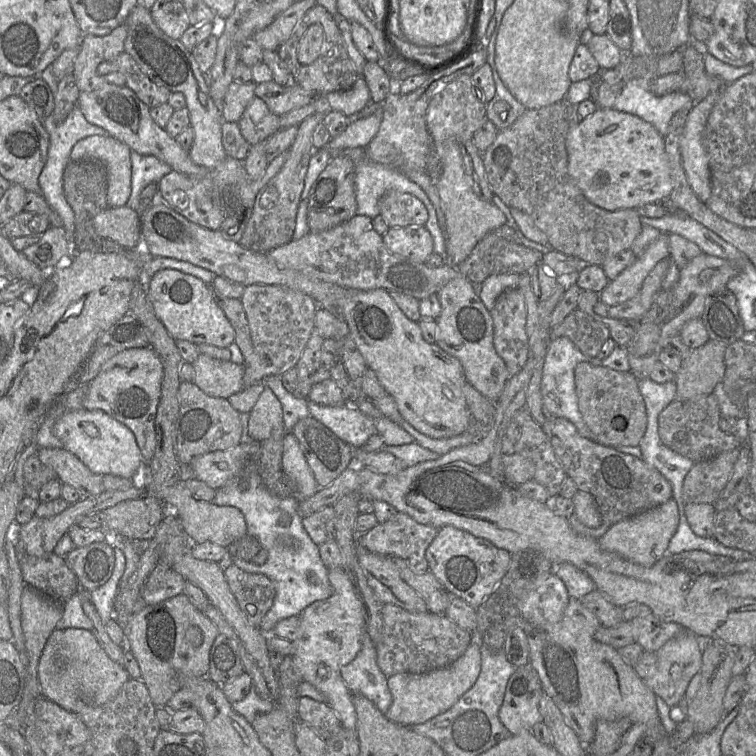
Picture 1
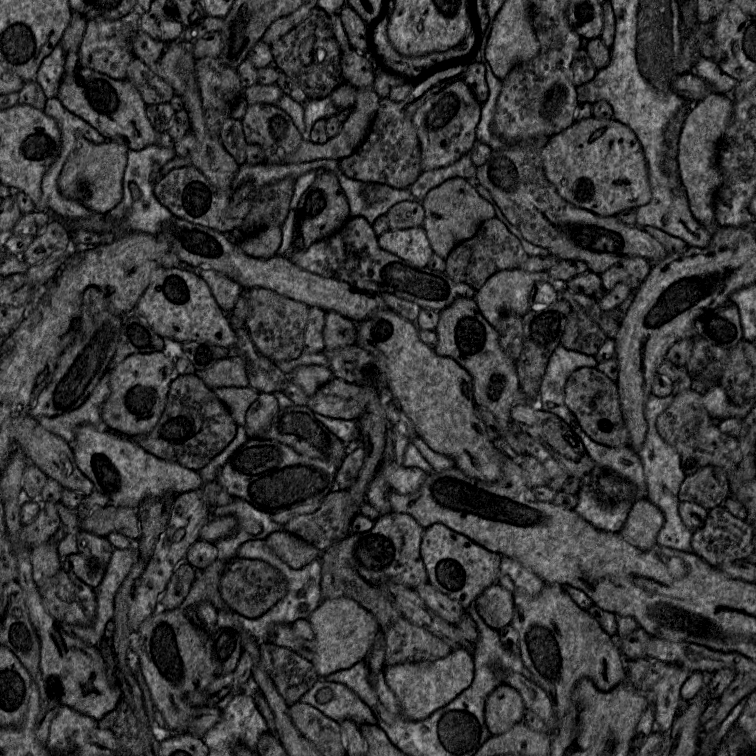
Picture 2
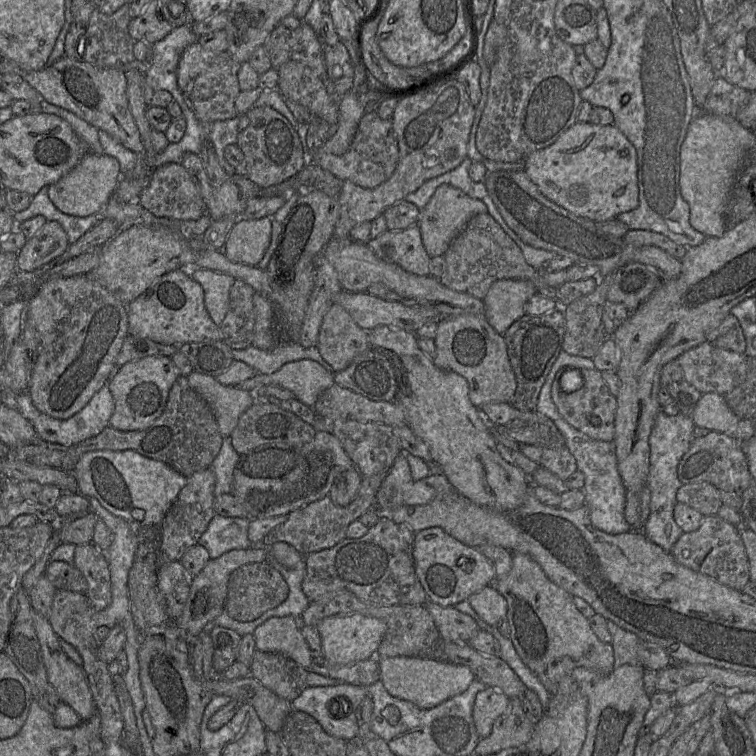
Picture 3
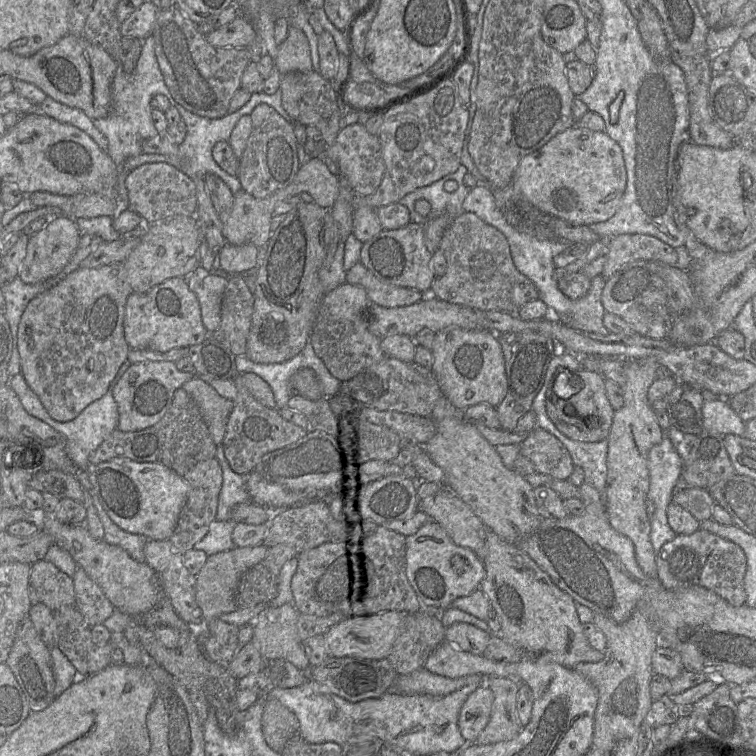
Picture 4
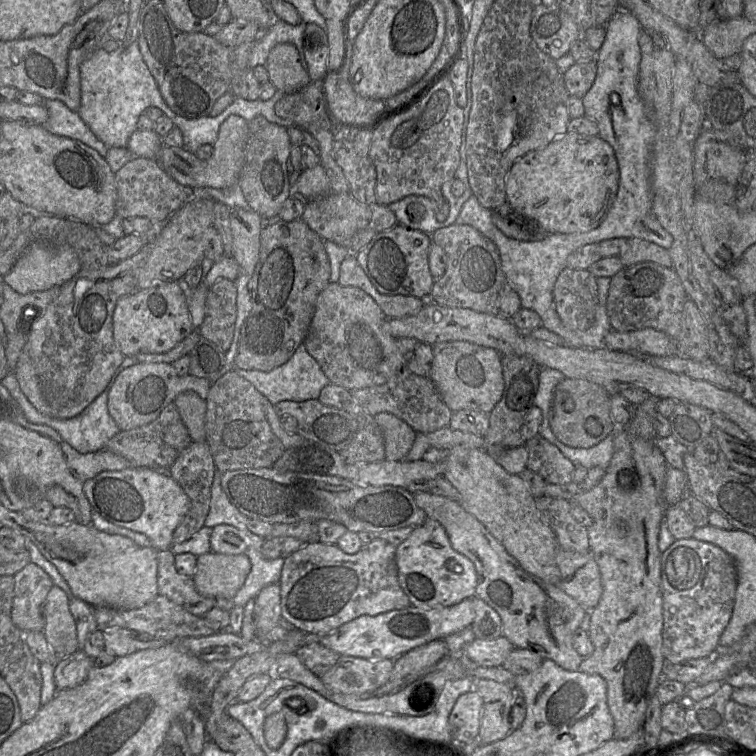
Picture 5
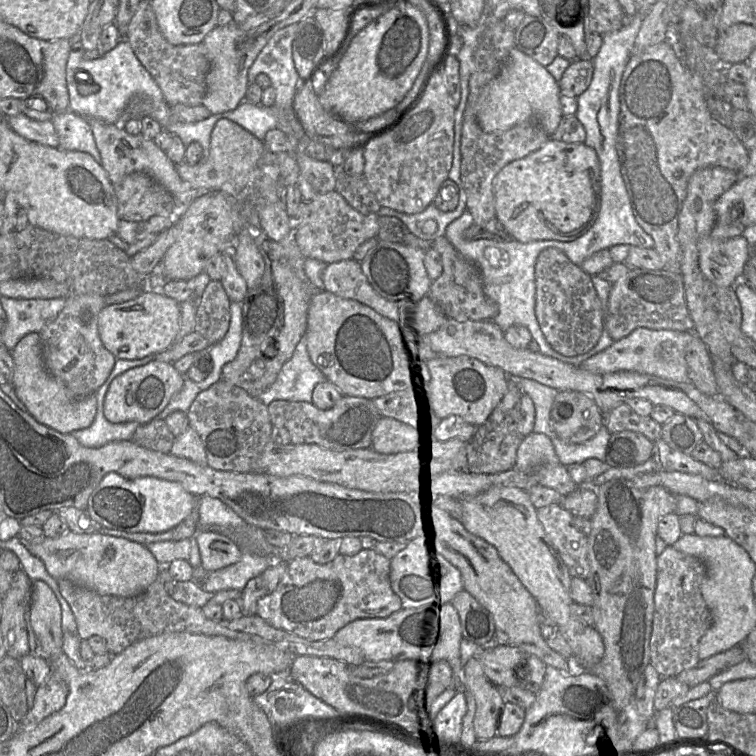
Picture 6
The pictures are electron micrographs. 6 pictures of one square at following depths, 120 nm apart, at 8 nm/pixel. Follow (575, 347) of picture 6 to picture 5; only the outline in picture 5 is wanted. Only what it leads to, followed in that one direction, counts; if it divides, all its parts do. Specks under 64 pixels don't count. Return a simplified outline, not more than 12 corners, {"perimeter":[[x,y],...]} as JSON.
{"perimeter":[[566,267],[553,298],[563,325],[586,331],[598,304],[596,277]]}

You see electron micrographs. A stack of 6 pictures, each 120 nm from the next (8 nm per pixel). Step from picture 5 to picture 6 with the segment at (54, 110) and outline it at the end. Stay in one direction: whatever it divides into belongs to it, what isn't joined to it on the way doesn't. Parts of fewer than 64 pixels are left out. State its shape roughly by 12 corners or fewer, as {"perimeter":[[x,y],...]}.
{"perimeter":[[67,110],[51,122],[57,148],[101,156],[87,118]]}

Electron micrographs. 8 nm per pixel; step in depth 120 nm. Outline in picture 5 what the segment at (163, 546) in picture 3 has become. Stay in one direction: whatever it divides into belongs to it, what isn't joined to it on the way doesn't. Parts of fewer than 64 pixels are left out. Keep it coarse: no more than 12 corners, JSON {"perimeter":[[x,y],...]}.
{"perimeter":[[192,441],[168,473],[190,499],[172,543],[203,526],[216,466],[208,444]]}

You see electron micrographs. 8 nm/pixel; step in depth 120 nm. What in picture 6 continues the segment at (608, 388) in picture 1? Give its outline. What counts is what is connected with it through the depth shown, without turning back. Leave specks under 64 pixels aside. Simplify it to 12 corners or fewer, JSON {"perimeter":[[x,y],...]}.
{"perimeter":[[564,390],[550,420],[558,438],[597,435],[605,416],[590,395]]}

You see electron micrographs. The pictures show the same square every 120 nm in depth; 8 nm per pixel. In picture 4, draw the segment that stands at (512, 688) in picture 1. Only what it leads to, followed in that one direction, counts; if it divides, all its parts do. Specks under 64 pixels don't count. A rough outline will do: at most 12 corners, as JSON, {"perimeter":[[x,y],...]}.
{"perimeter":[[481,686],[458,718],[461,735],[475,743],[487,726],[493,692]]}

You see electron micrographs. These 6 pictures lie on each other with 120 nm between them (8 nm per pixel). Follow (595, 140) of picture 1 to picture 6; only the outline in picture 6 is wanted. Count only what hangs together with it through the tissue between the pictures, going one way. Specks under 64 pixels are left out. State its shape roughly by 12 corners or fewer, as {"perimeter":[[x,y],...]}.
{"perimeter":[[549,139],[493,181],[516,241],[574,241],[600,206],[596,151]]}

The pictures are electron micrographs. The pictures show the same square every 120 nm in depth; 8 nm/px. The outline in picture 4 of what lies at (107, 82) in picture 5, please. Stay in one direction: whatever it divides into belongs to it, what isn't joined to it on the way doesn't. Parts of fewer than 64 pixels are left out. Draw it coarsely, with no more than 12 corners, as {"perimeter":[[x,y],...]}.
{"perimeter":[[143,39],[134,71],[118,67],[110,114],[93,120],[118,169],[159,134],[151,120],[156,95],[172,98]]}

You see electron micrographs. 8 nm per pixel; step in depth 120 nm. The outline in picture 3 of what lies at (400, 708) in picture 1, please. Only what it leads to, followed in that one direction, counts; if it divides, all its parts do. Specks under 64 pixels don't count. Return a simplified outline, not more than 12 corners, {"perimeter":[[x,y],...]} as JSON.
{"perimeter":[[378,658],[390,695],[421,709],[465,692],[476,678],[448,660]]}

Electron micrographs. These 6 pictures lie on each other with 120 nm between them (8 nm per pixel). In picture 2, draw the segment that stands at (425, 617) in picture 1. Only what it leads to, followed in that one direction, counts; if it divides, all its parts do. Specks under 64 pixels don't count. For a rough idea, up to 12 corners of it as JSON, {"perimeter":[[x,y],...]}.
{"perimeter":[[400,617],[385,632],[385,666],[432,662],[454,650]]}

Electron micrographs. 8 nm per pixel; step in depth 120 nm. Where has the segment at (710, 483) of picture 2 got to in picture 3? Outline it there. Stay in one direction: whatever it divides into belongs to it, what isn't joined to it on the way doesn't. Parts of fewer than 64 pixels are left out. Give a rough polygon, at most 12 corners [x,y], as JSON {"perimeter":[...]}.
{"perimeter":[[708,482],[682,484],[676,500],[716,515],[723,504]]}

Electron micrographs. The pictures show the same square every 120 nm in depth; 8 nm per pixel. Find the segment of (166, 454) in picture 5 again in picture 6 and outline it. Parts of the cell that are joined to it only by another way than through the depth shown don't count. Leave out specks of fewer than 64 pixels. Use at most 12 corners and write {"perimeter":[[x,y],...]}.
{"perimeter":[[166,421],[140,424],[130,441],[169,453],[175,435]]}

